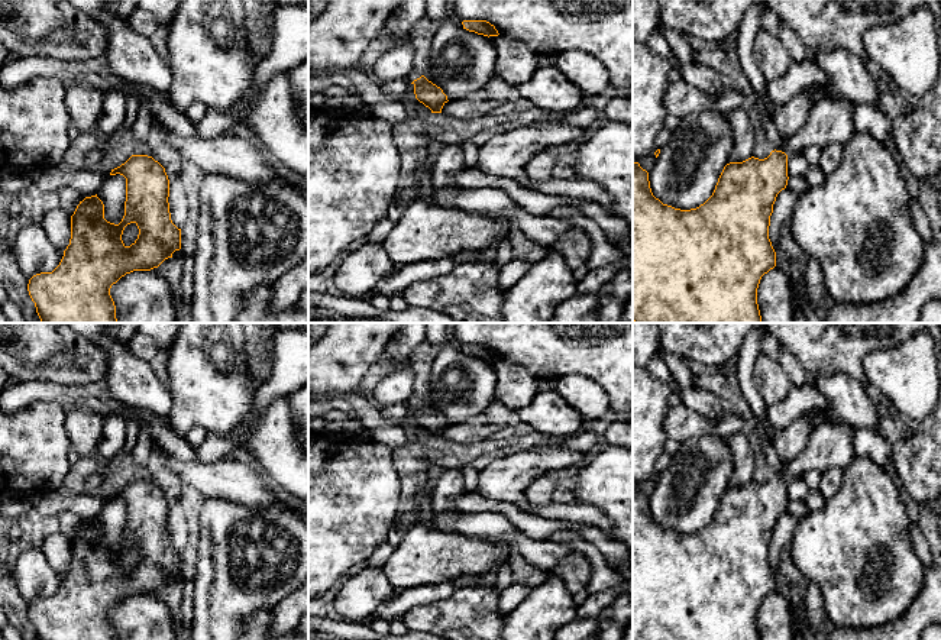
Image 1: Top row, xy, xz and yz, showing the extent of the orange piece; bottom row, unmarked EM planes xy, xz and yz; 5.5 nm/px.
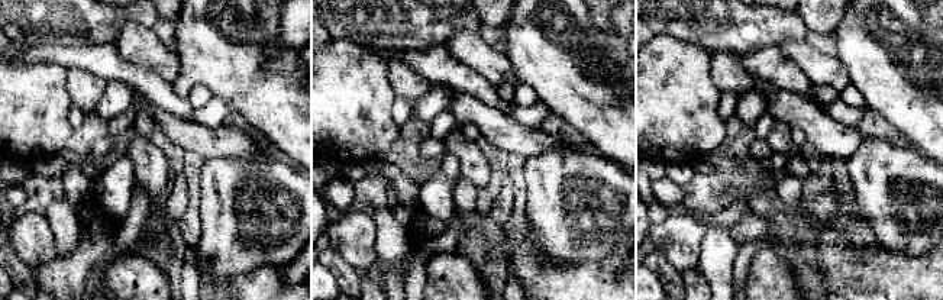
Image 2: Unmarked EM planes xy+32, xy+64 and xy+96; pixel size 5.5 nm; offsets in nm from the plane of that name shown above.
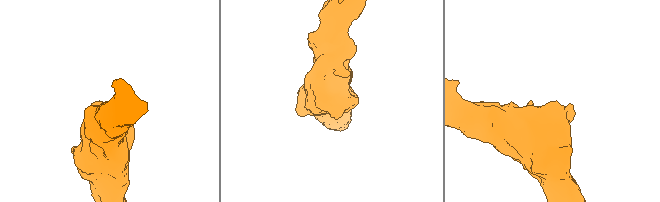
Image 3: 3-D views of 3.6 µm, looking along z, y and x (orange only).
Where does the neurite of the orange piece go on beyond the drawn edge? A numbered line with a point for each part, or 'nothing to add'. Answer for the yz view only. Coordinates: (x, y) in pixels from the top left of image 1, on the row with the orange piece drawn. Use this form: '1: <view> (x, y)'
1: yz (830, 120)

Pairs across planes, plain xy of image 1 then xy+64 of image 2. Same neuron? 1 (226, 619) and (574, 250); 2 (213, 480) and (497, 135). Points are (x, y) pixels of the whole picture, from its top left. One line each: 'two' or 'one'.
1: one
2: one

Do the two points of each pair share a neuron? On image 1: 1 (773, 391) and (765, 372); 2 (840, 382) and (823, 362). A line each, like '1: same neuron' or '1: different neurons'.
1: same neuron
2: different neurons

